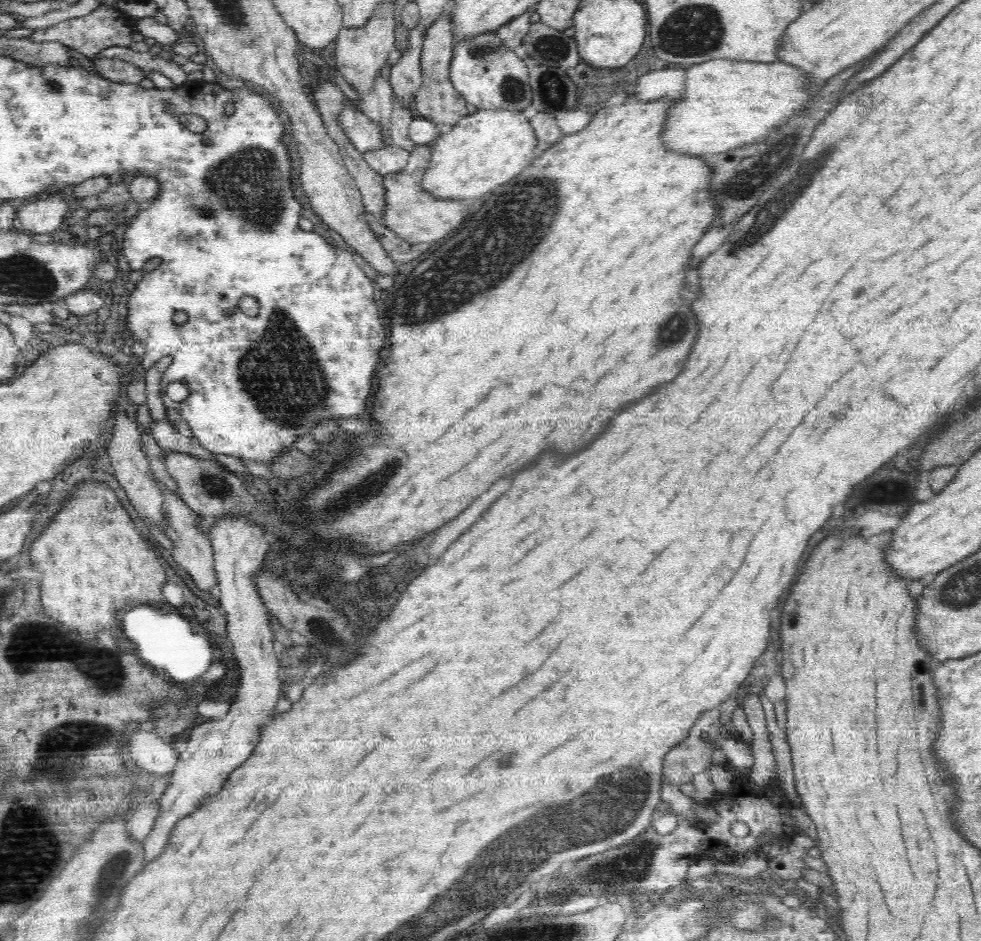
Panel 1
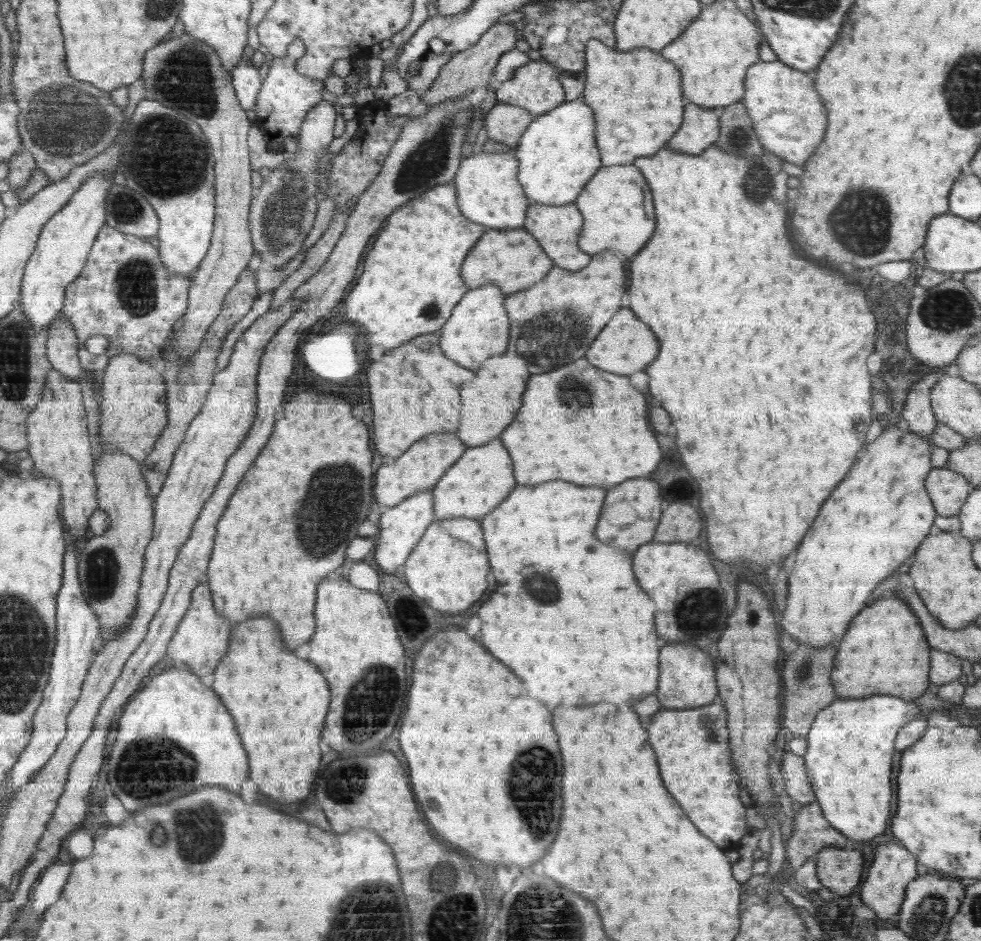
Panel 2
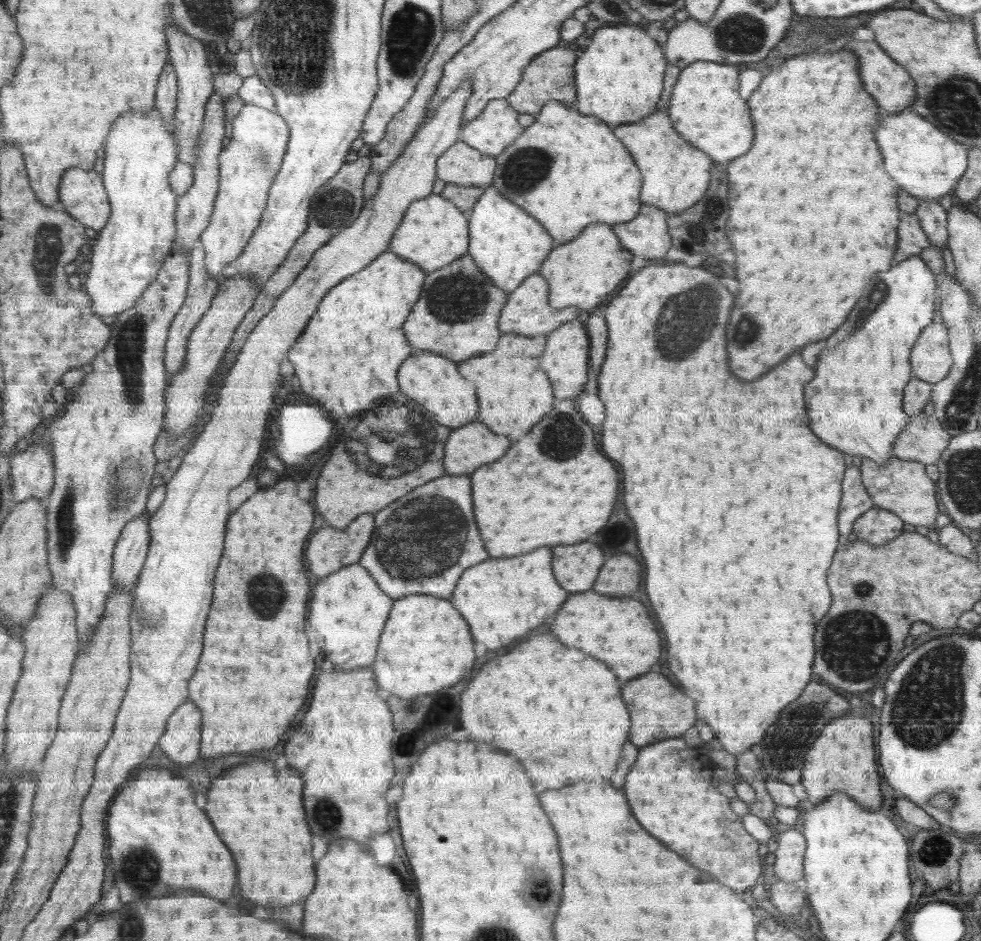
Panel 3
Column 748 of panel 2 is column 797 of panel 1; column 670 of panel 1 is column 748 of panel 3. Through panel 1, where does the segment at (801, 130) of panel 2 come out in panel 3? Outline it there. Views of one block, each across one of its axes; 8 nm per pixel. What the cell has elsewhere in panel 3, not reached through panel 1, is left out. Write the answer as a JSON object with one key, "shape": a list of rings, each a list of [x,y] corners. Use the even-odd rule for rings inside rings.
{"shape":[[[696,61],[681,70],[672,90],[672,106],[667,110],[674,130],[686,138],[686,142],[704,150],[714,162],[734,160],[746,154],[752,146],[754,123],[749,106],[740,98],[738,90],[740,73],[736,65],[710,61]]]}

